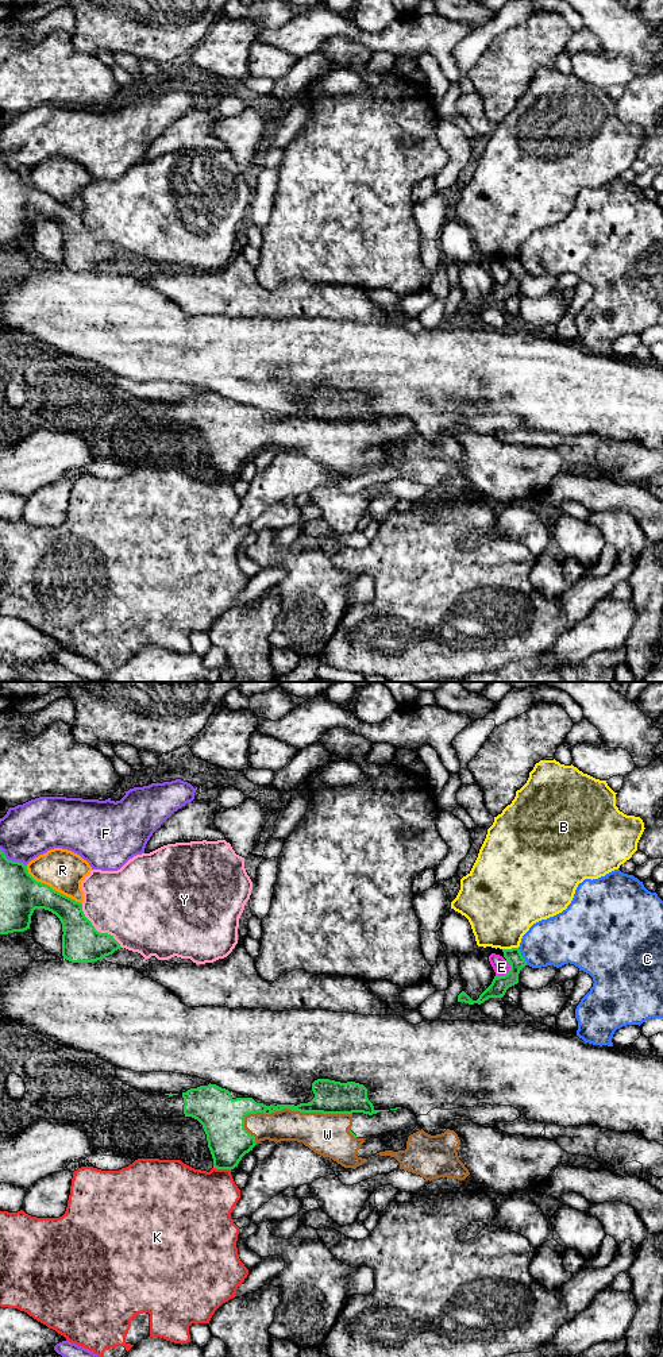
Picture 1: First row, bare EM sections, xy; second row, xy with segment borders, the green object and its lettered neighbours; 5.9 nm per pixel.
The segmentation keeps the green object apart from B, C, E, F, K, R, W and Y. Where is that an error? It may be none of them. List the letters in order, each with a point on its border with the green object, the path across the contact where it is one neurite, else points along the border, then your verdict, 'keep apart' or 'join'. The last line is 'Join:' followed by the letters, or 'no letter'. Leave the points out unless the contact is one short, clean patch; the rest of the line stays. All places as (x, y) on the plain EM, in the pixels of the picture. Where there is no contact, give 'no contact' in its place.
B: contact xy (509, 258); keep apart
C: contact xy (521, 265); keep apart
E: contact xy (508, 281); border xy (508, 269), (509, 278), (502, 284), (496, 284); keep apart
F: contact xy (11, 169); keep apart
K: contact xy (222, 477); keep apart
R: contact xy (50, 196); keep apart
W: contact xy (292, 419); join
Y: contact xy (95, 238); keep apart
Join: W

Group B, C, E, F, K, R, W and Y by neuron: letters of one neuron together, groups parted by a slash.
B / C / E / F / K / R / W / Y

